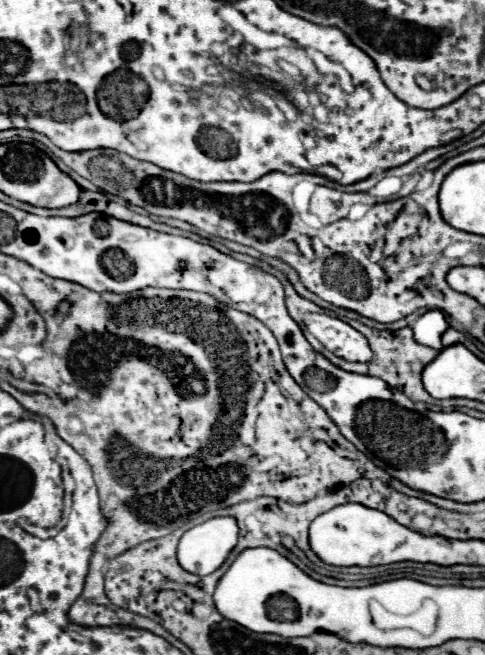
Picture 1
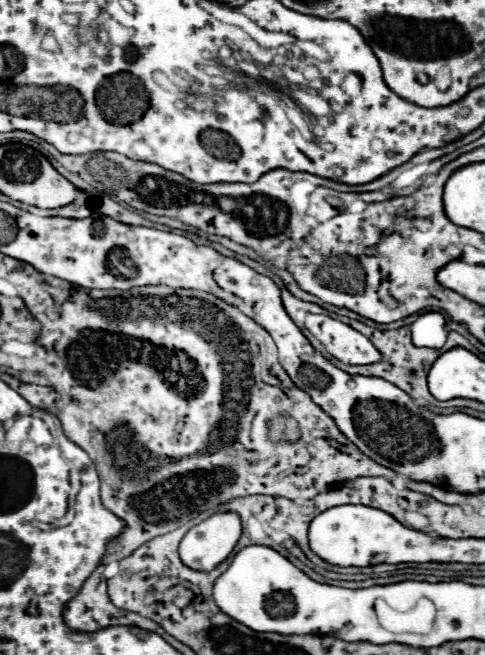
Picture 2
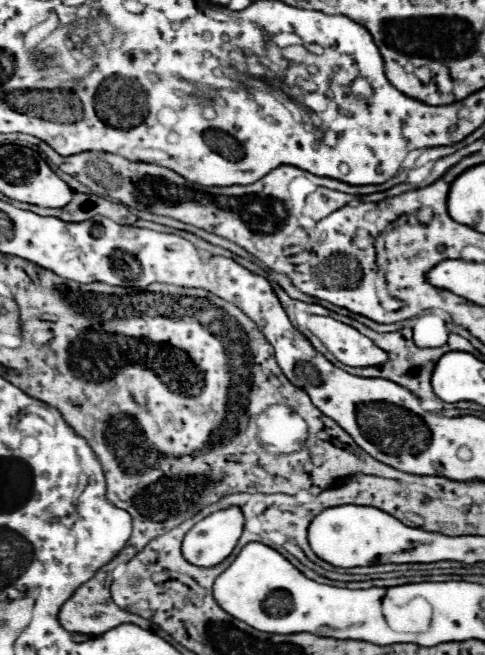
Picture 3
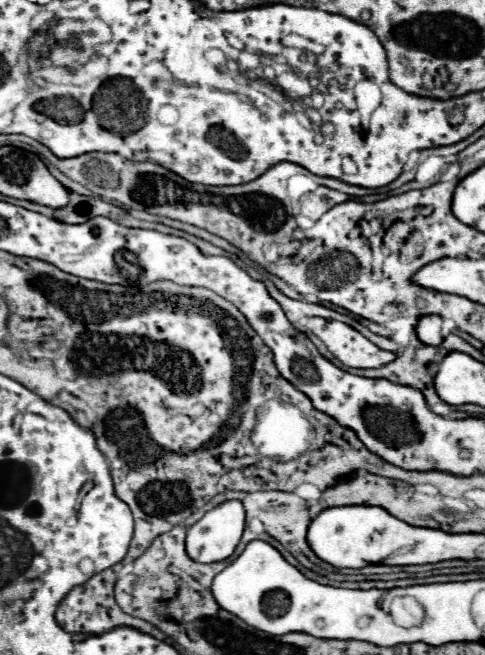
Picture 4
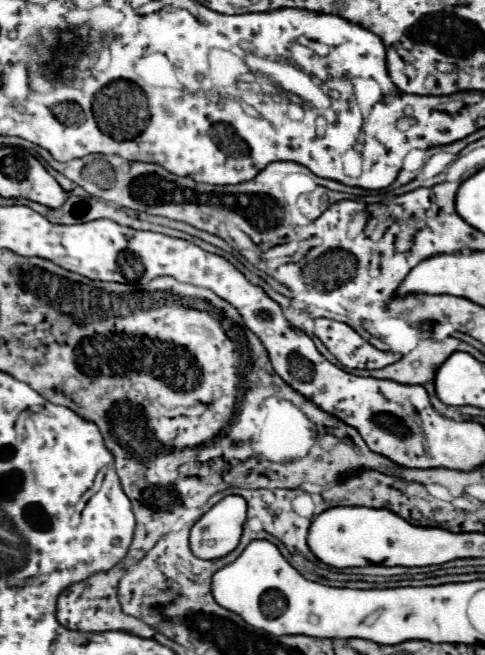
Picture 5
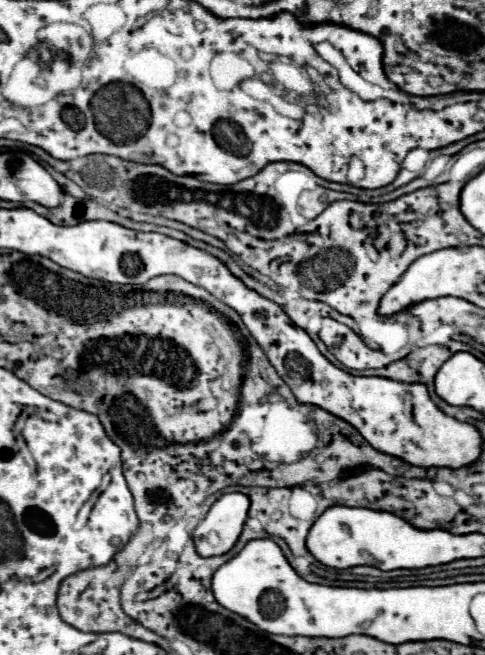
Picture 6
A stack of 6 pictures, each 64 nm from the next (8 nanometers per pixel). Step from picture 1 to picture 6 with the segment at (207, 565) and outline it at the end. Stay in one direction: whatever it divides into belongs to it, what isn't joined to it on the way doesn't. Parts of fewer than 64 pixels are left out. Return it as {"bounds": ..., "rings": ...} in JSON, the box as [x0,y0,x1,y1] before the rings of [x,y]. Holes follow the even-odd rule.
{"bounds":[192,494,250,558],"rings":[[[222,494],[192,532],[196,552],[204,558],[226,554],[242,532],[248,508],[250,500],[246,494]]]}

